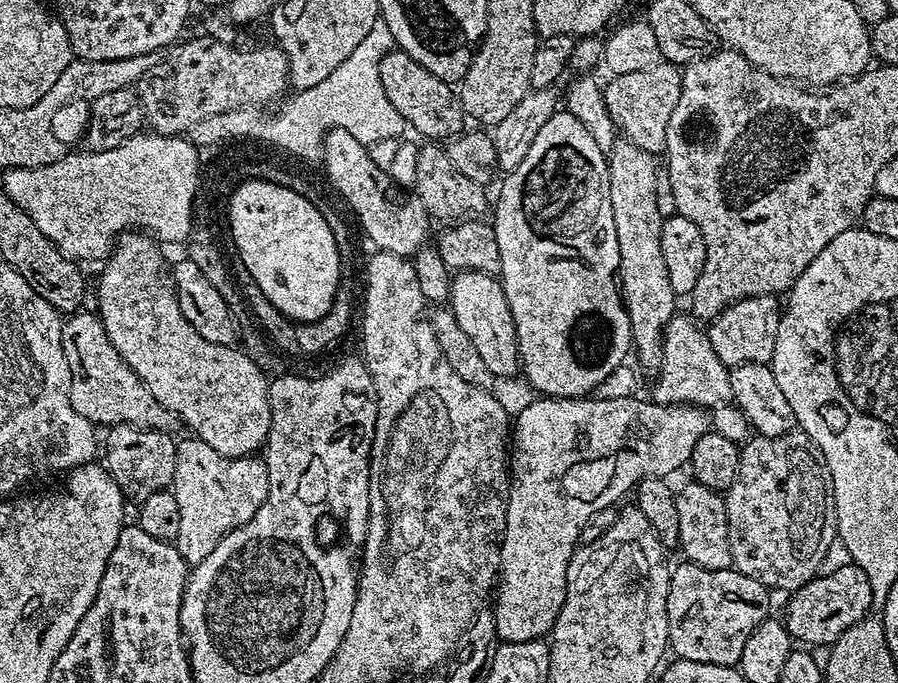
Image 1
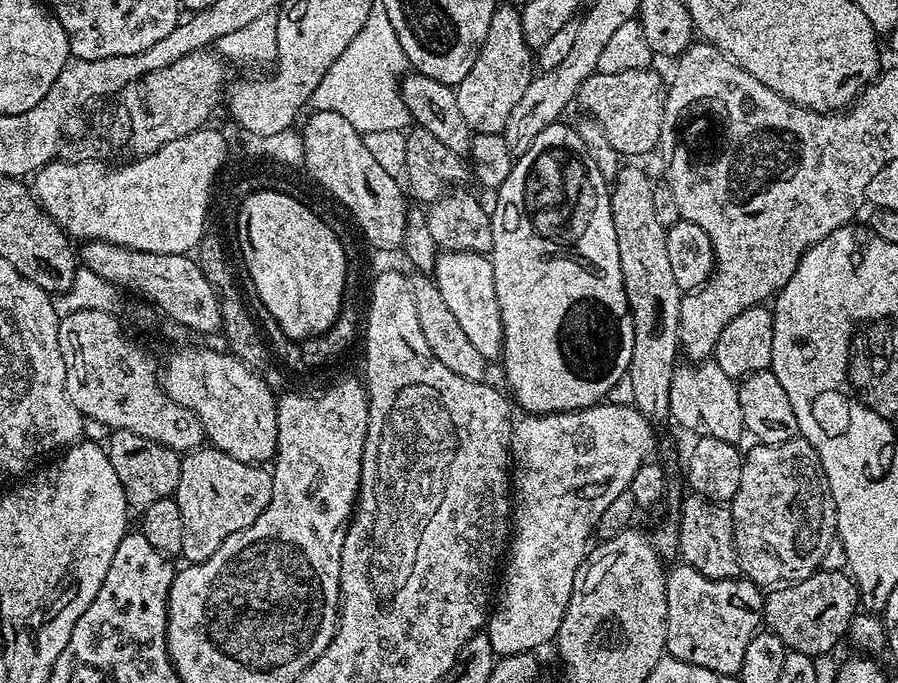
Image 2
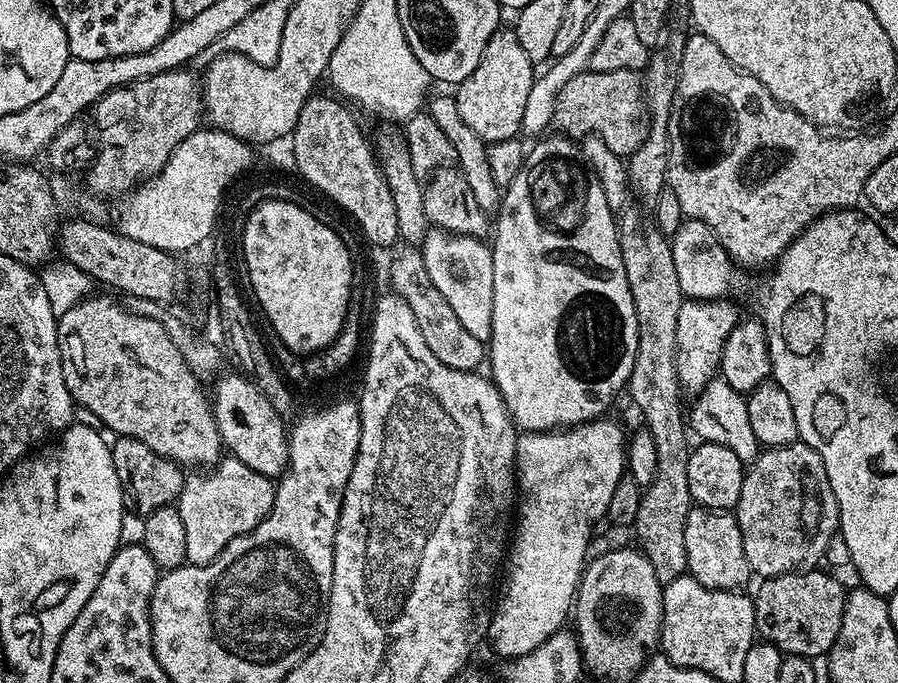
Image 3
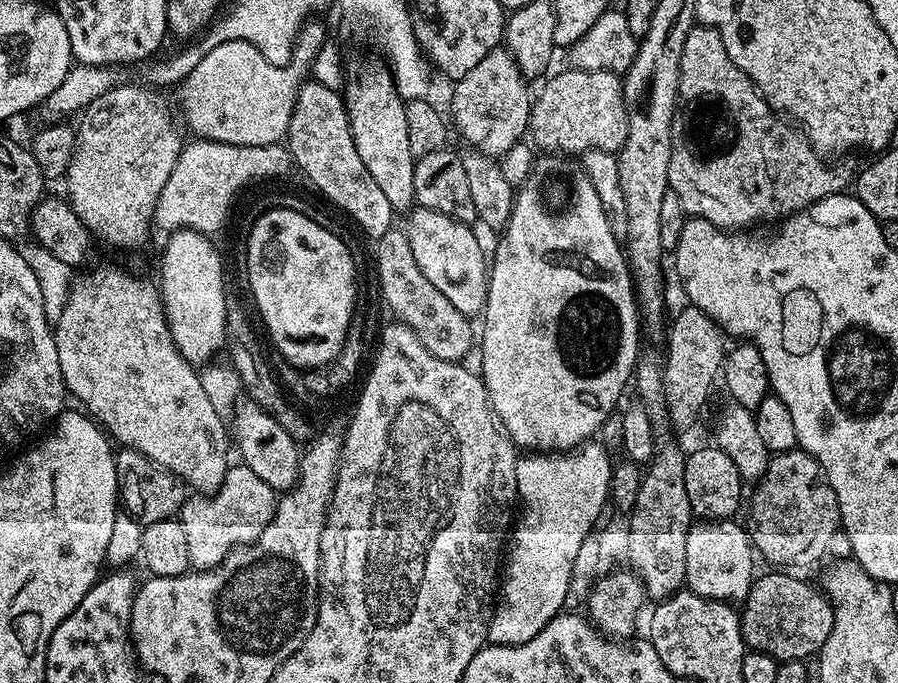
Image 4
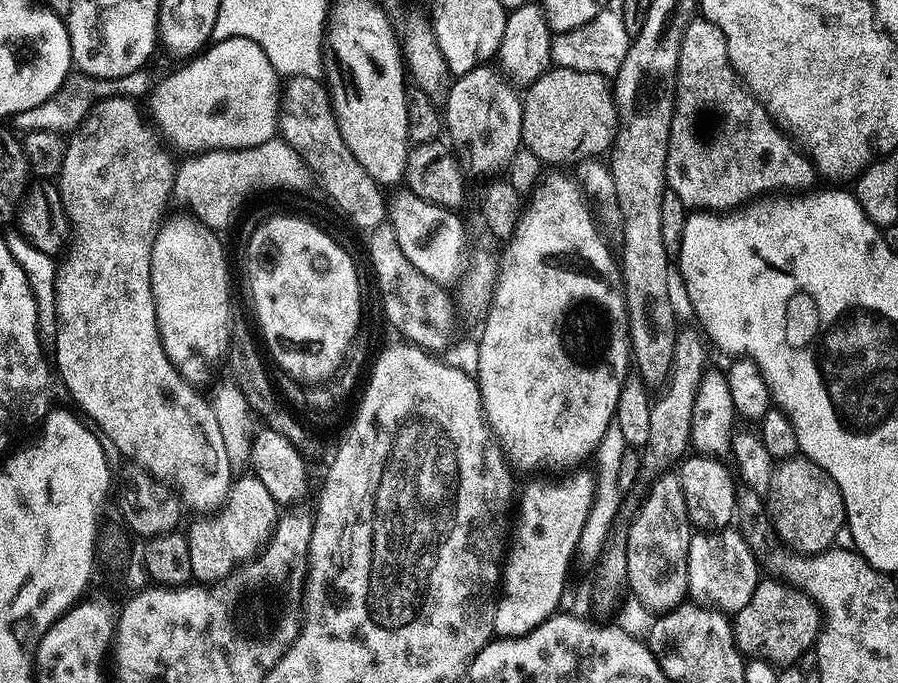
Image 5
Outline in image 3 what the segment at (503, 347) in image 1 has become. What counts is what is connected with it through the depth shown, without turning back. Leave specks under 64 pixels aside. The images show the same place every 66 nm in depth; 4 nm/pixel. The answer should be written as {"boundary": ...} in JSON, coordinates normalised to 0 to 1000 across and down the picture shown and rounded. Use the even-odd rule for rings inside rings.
{"boundary":[[[478,337],[470,359],[474,397],[501,449],[510,471],[528,495],[542,501],[548,492],[550,460],[550,384],[548,365],[529,346],[508,346],[503,340]]]}

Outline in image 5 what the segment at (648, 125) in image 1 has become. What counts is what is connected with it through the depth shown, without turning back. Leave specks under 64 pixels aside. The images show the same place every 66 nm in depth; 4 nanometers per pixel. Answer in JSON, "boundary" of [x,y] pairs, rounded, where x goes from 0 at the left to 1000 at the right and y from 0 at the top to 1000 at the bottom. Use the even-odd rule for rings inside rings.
{"boundary":[[[614,98],[604,107],[594,123],[587,124],[582,136],[581,196],[582,215],[597,227],[602,242],[633,240],[640,243],[649,234],[668,231],[682,215],[686,199],[686,148],[684,129],[678,113],[667,111],[660,105],[635,102],[634,100]]]}

